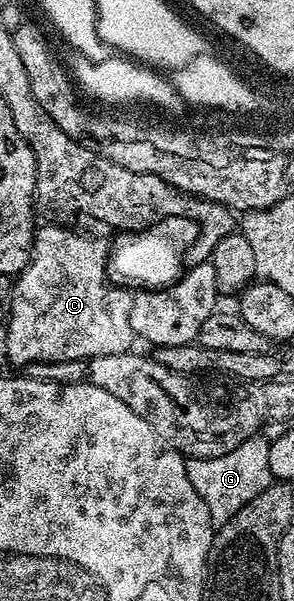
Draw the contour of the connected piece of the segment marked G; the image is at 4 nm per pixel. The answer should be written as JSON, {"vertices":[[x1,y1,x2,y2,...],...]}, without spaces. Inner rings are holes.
{"vertices":[[253,437,242,441,238,449,226,453,222,457,213,459,188,459,186,462,186,473,190,477,190,485,206,501,206,509,210,513,213,524,225,523,246,501,254,501,262,489,266,489,273,483,272,470,270,469,270,443,266,438]]}

